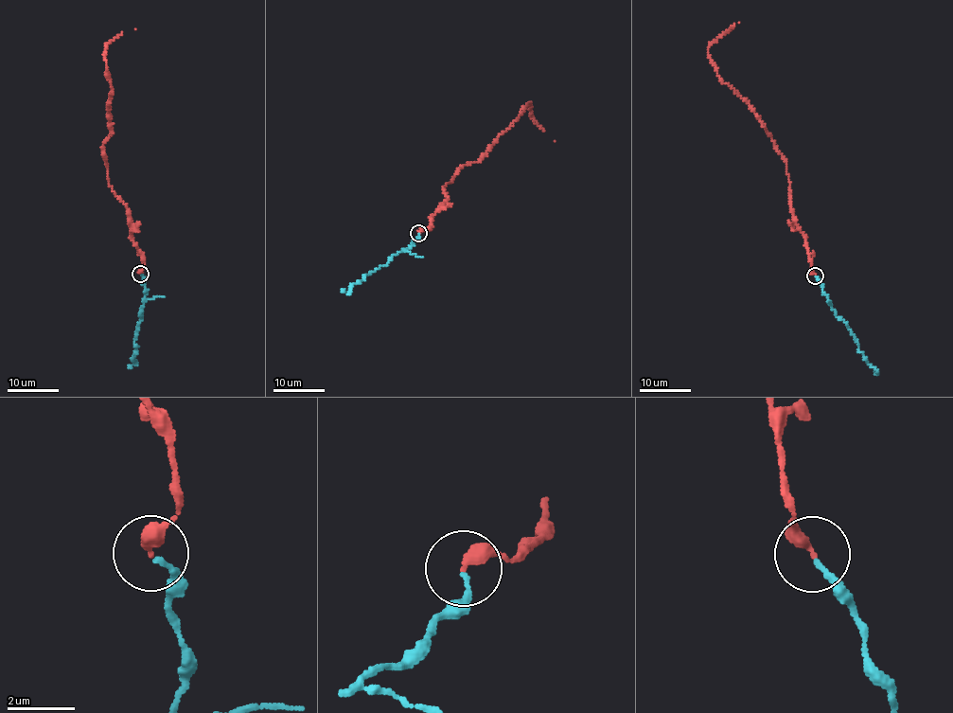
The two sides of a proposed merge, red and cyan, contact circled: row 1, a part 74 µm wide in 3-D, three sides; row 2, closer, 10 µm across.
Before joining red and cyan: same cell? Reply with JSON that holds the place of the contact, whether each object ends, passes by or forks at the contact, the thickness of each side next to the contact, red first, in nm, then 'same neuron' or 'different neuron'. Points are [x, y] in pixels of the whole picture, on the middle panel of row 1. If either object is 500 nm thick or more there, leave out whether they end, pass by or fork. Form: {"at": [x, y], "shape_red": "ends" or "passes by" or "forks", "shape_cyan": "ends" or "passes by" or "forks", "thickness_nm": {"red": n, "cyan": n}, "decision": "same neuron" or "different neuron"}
{"at": [418, 233], "shape_red": "ends", "shape_cyan": "ends", "thickness_nm": {"red": 360, "cyan": 140}, "decision": "same neuron"}

